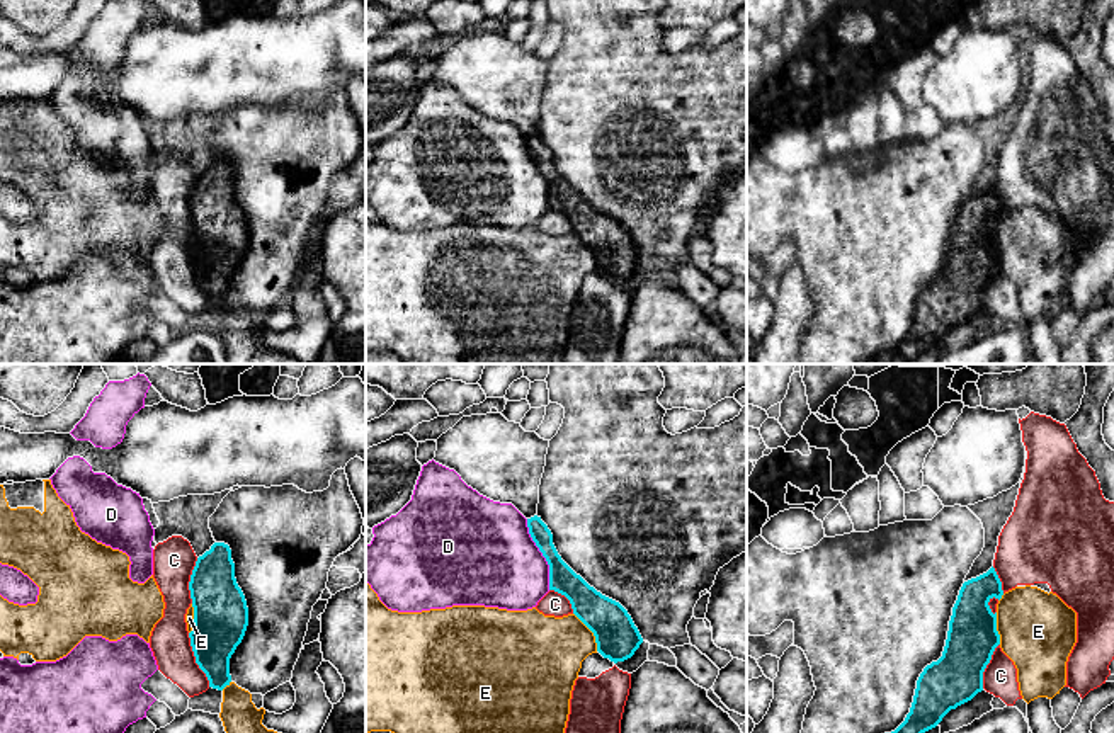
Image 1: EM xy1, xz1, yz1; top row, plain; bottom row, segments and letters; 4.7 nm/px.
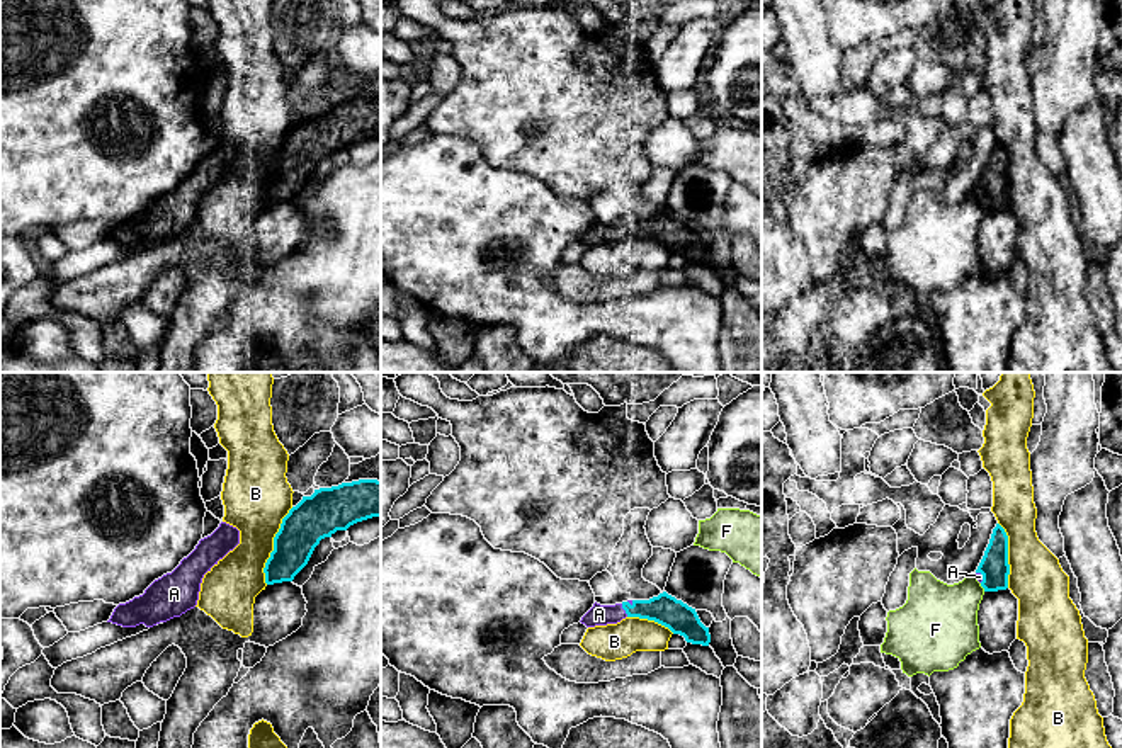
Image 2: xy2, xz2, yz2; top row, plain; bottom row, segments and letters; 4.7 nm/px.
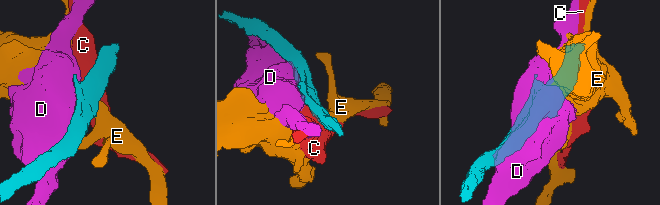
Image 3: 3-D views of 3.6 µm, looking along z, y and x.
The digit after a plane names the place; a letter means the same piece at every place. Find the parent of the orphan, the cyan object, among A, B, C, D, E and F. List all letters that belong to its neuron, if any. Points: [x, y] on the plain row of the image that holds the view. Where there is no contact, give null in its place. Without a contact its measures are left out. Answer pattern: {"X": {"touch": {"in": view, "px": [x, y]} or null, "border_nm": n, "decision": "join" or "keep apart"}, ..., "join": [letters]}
{"A": {"touch": {"in": "xz2", "px": [624, 228]}, "border_nm": 70, "decision": "join"}, "B": {"touch": {"in": "xy2", "px": [274, 165]}, "border_nm": 400, "decision": "keep apart"}, "C": {"touch": {"in": "xy1", "px": [196, 279]}, "border_nm": 280, "decision": "keep apart"}, "D": {"touch": {"in": "xz1", "px": [543, 174]}, "border_nm": 360, "decision": "keep apart"}, "E": {"touch": {"in": "xz1", "px": [591, 249]}, "border_nm": 220, "decision": "keep apart"}, "F": {"touch": {"in": "yz2", "px": [981, 204]}, "border_nm": 50, "decision": "keep apart"}, "join": ["A"]}

